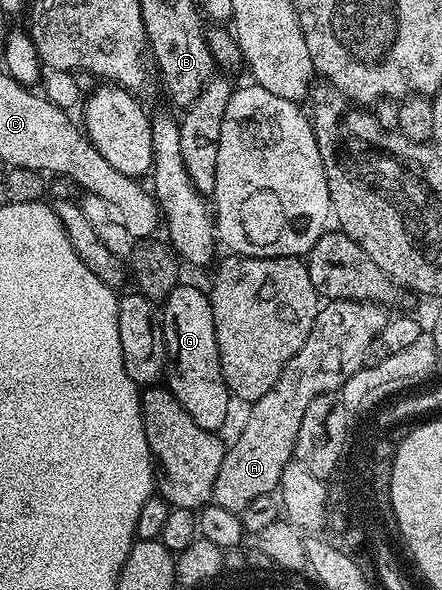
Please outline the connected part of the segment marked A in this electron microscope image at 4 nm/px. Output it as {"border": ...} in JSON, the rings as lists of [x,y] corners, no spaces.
{"border":[[[334,299],[328,300],[320,308],[317,319],[309,331],[309,339],[305,339],[301,351],[297,351],[289,359],[289,363],[281,371],[275,386],[265,391],[265,395],[261,395],[261,399],[257,399],[248,408],[251,410],[247,413],[247,422],[244,423],[239,438],[232,445],[230,442],[229,448],[224,452],[221,471],[217,471],[217,483],[211,492],[214,504],[242,514],[243,509],[249,507],[253,499],[257,499],[257,495],[275,493],[278,490],[281,471],[285,471],[285,467],[293,461],[295,456],[297,427],[301,427],[301,415],[305,415],[305,407],[309,407],[309,403],[313,403],[317,395],[335,393],[339,391],[339,388],[342,390],[347,380],[357,370],[363,368],[365,347],[369,347],[369,343],[377,340],[382,334],[385,323],[389,320],[389,313],[383,309],[386,308],[370,301],[337,301]]]}

